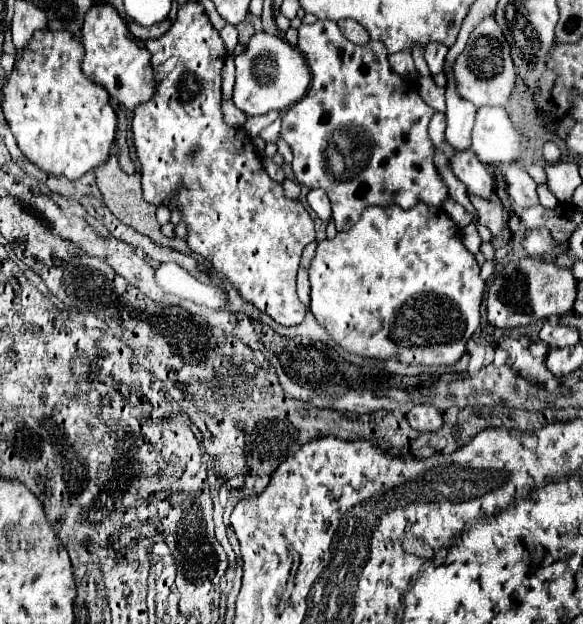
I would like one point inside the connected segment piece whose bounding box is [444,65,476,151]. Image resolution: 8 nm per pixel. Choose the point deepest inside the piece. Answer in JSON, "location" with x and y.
{"location":[460,112]}

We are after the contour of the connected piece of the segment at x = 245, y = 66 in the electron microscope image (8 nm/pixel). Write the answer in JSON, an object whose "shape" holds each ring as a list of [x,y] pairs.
{"shape":[[[254,33],[246,49],[234,57],[236,83],[234,83],[234,103],[246,115],[264,115],[268,111],[286,111],[294,105],[310,85],[310,69],[298,47],[290,45],[286,39],[270,33]]]}

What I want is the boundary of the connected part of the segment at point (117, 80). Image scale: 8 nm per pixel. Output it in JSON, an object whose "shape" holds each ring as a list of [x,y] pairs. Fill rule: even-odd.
{"shape":[[[96,3],[86,13],[82,25],[82,43],[86,47],[82,61],[84,75],[94,83],[100,83],[112,99],[128,109],[134,109],[136,105],[152,97],[154,73],[150,67],[150,53],[146,49],[146,43],[132,37],[126,21],[110,3]]]}

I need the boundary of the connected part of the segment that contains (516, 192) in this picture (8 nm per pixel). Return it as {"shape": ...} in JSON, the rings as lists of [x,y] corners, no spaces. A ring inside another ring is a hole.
{"shape":[[[506,165],[504,177],[507,182],[507,193],[513,202],[519,207],[532,207],[538,205],[536,195],[536,181],[526,173],[522,165]]]}

